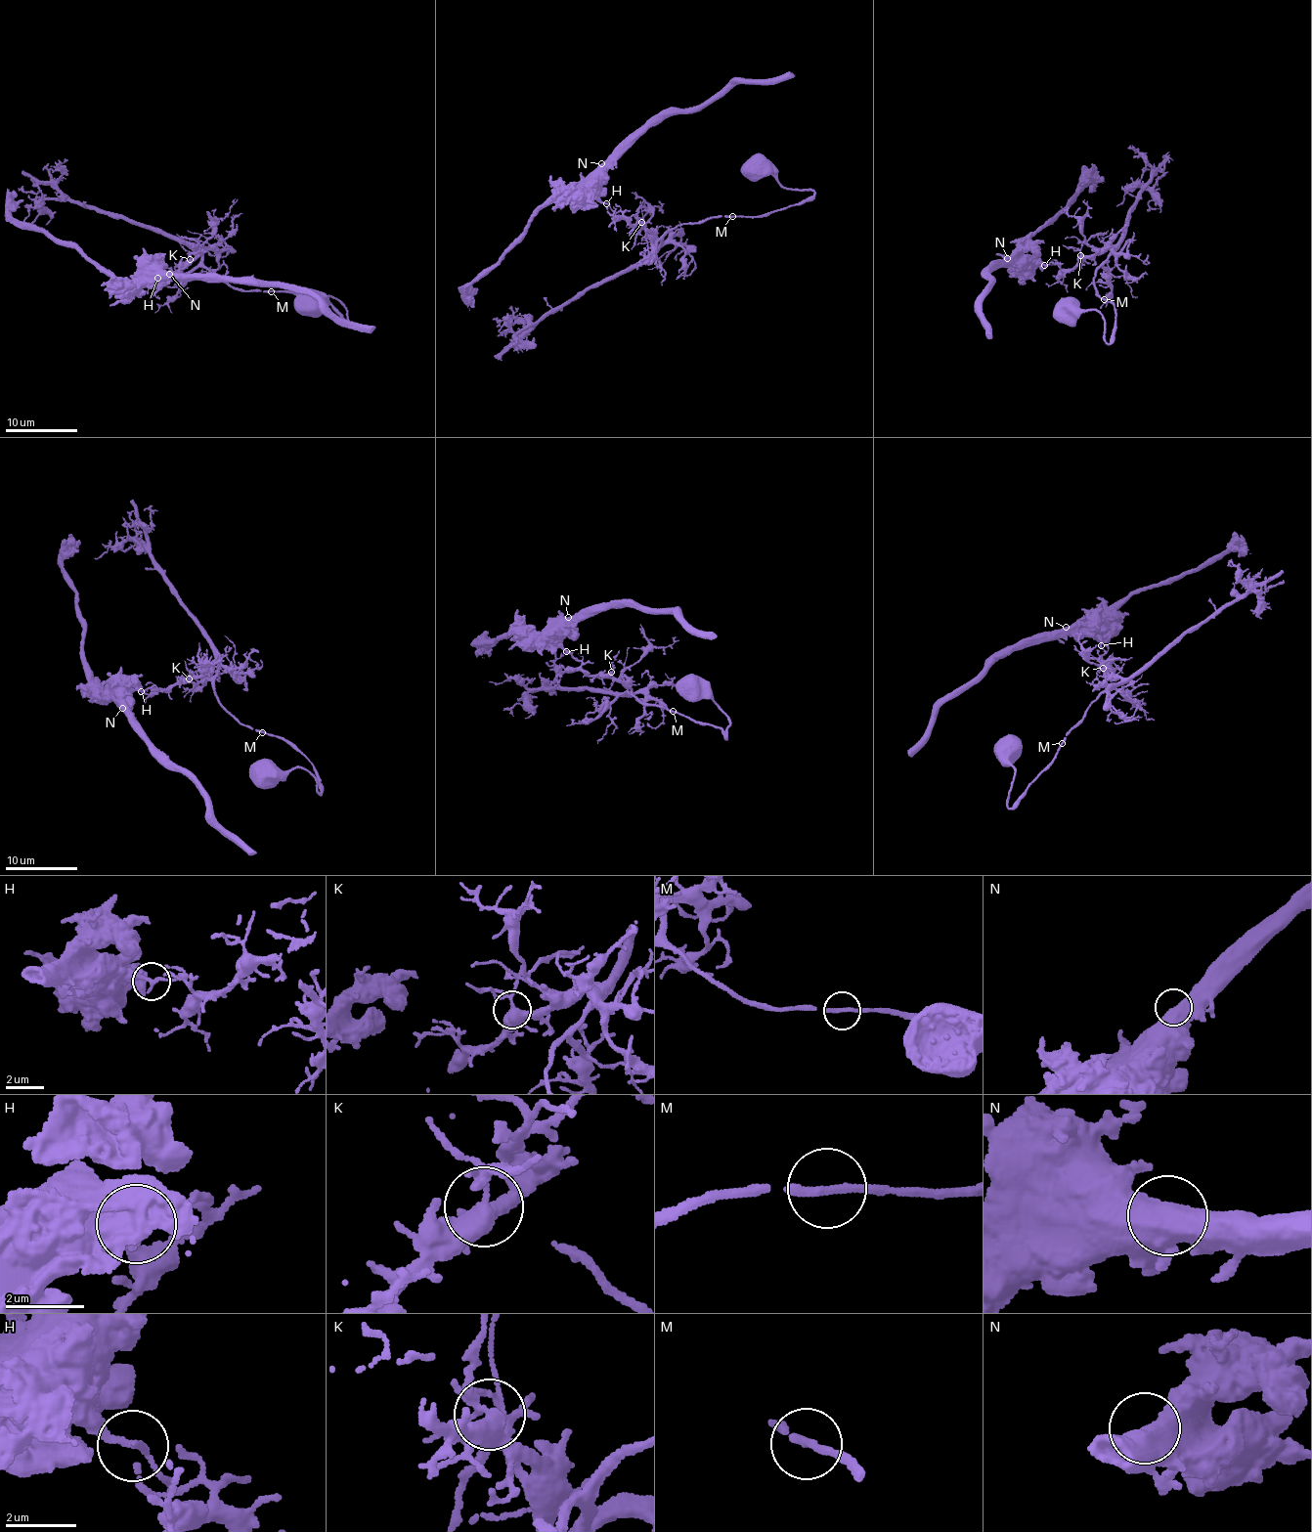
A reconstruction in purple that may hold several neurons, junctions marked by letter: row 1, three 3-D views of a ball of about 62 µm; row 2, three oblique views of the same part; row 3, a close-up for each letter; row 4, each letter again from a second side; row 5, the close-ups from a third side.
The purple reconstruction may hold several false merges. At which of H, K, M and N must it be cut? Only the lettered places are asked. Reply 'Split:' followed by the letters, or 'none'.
Split: H

